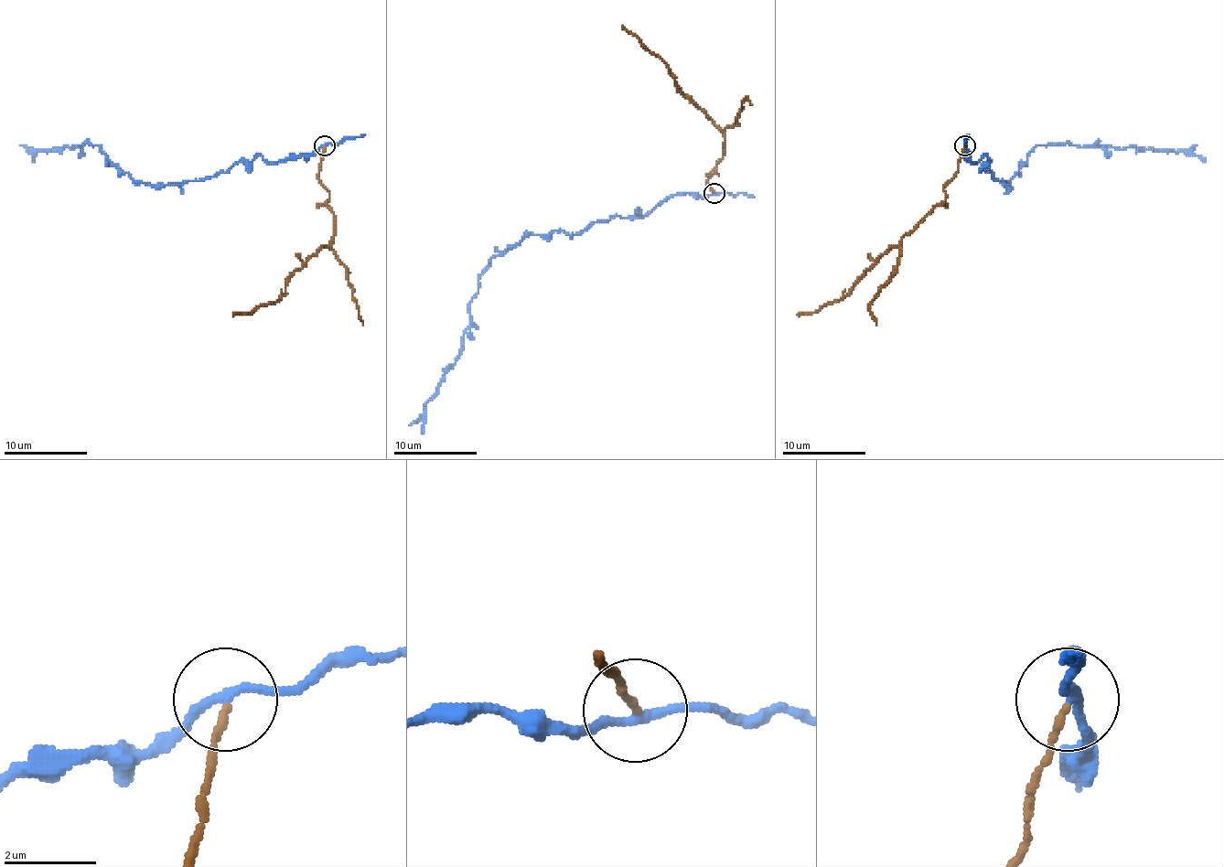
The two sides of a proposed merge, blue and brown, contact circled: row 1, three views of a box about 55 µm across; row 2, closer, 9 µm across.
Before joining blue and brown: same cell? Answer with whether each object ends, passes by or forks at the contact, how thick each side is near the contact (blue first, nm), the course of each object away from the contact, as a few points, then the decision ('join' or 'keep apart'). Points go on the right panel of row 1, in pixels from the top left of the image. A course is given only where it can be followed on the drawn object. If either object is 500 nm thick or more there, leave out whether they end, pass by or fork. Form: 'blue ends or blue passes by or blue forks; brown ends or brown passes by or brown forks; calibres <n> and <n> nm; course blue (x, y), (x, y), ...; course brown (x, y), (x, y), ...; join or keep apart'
blue passes by; brown ends; calibres 180 and 150 nm; course blue (964, 144), (964, 157), (985, 155), (987, 170), (1006, 187), (1037, 144), (1174, 149), (1205, 162); course brown (964, 147), (958, 172), (943, 188), (945, 199), (849, 292), (813, 312), (797, 315); keep apart

